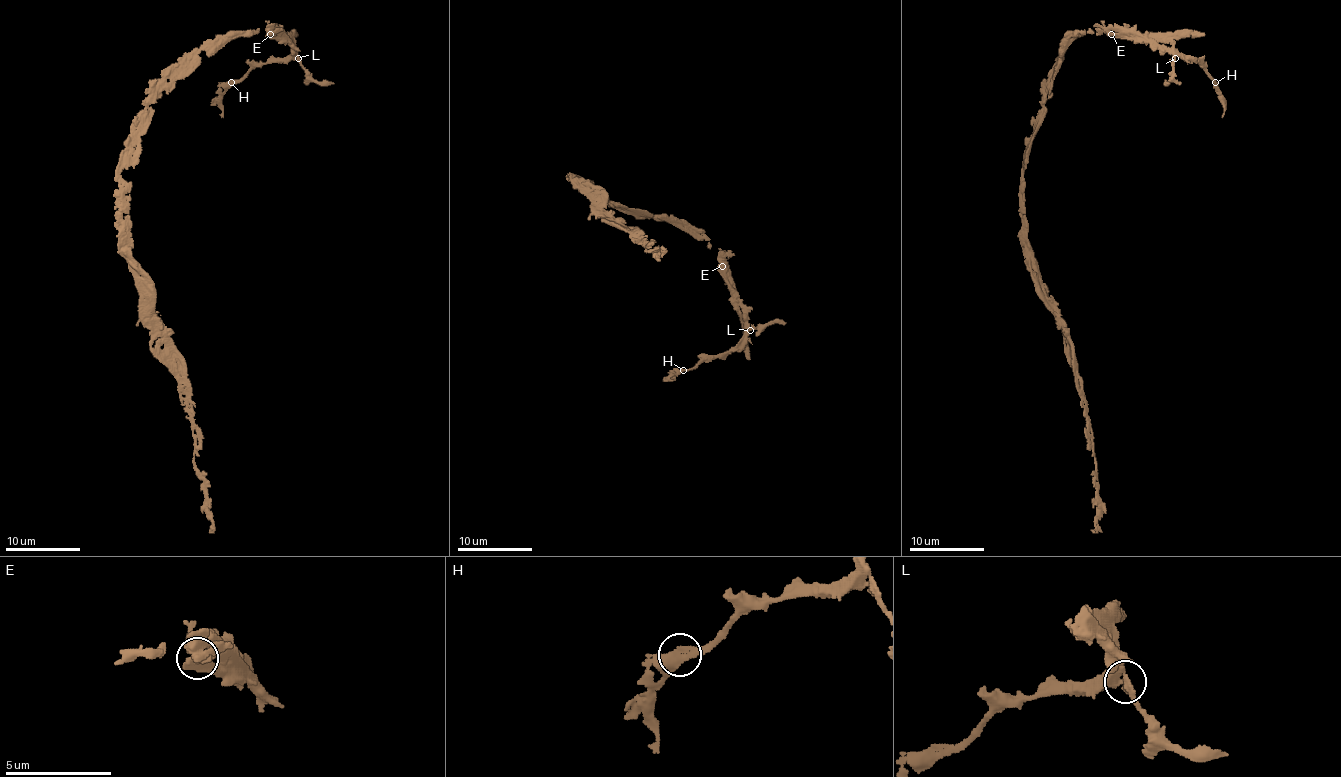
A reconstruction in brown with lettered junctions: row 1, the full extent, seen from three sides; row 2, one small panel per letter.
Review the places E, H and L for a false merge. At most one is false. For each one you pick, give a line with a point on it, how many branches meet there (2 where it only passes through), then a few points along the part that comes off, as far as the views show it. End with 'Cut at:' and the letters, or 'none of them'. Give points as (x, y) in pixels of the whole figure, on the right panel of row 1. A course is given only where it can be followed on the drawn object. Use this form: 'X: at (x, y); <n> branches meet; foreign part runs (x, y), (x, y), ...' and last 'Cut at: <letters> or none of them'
E: at (1111, 34); 3 branches meet; foreign part runs (1112, 33), (1127, 37), (1189, 37), (1204, 33)
Cut at: E

